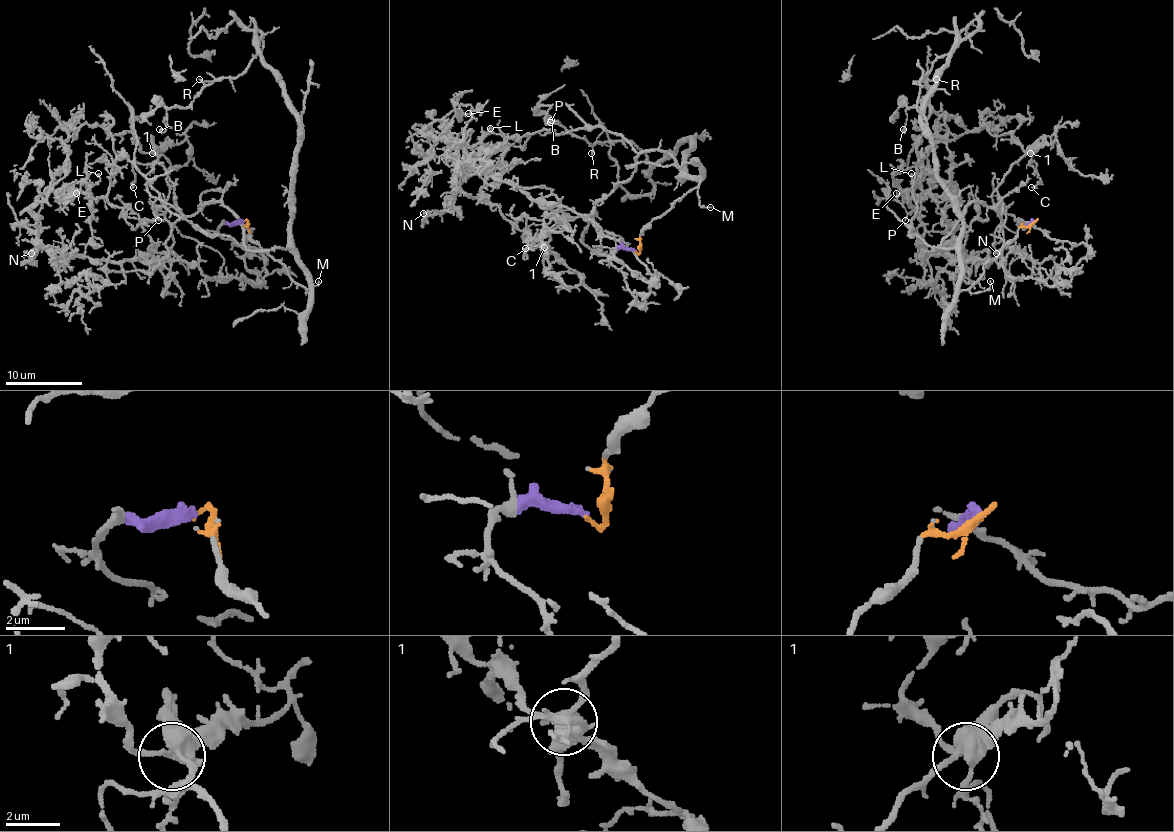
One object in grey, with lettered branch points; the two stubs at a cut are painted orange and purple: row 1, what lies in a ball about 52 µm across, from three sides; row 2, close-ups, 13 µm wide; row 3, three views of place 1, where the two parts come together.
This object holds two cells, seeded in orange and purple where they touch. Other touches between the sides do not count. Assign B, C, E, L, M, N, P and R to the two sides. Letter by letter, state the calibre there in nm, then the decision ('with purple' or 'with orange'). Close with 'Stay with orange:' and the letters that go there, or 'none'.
B: 140 nm thick; with orange
C: 150 nm thick; with purple
E: 140 nm thick; with purple
L: 110 nm thick; with purple
M: 100 nm thick; with orange
N: 130 nm thick; with purple
P: 90 nm thick; with orange
R: 150 nm thick; with orange
Stay with orange: B, M, P, R

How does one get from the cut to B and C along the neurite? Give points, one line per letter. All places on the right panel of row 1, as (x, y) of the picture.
B: (1034, 221), (960, 288), (962, 213), (922, 119), (946, 54), (923, 75), (927, 91), (902, 129)
C: (1033, 221), (1088, 248), (1067, 282), (925, 255), (902, 198), (937, 142), (981, 123), (1029, 152), (1031, 186)

